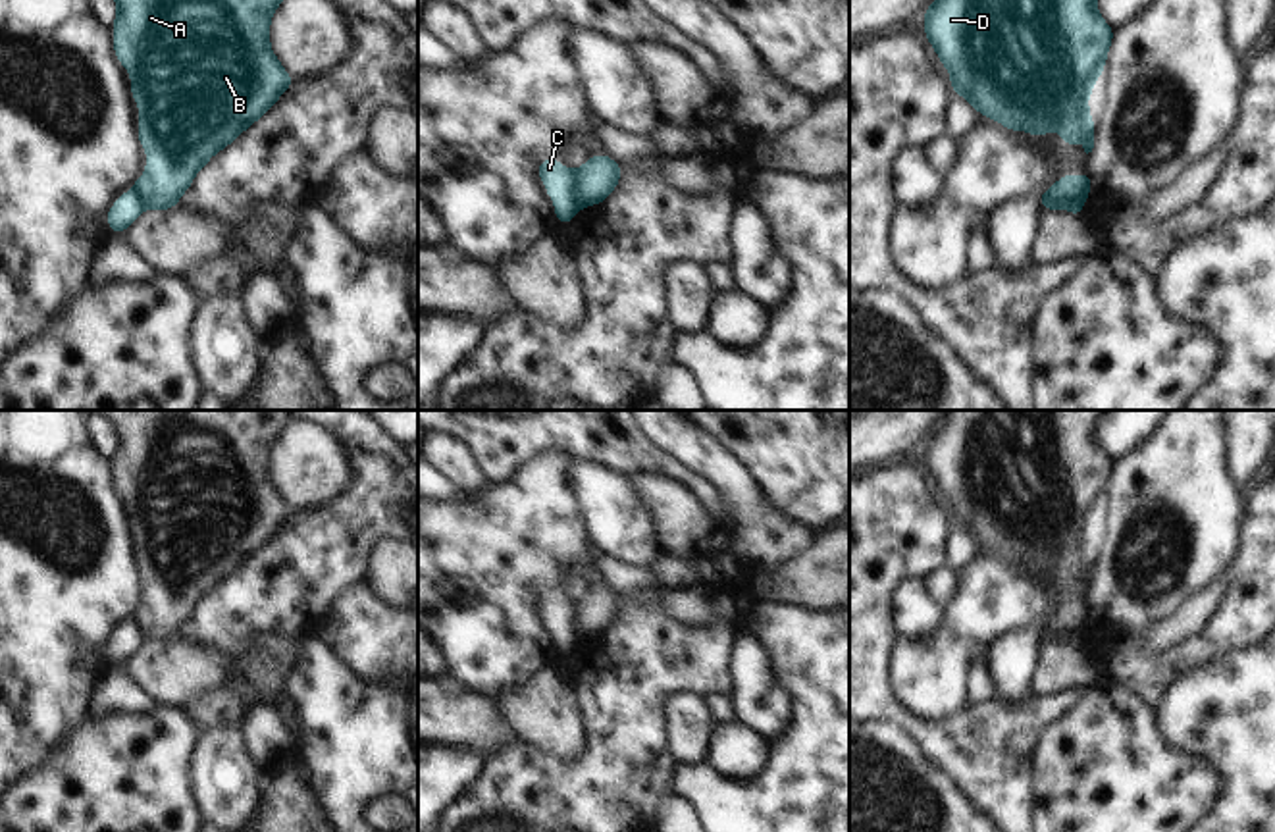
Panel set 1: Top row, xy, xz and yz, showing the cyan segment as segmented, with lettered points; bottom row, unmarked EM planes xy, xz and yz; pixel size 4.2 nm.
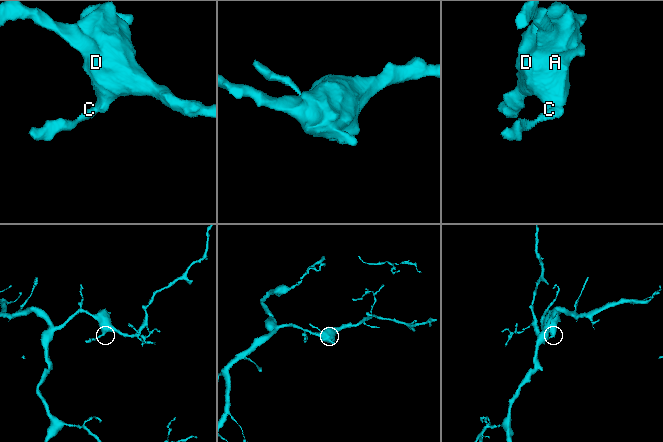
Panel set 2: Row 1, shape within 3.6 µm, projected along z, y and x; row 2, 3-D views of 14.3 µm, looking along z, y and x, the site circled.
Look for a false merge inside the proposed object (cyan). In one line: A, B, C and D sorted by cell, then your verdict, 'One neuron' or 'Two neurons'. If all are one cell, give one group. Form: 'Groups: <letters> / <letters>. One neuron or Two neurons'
Groups: A B D / C. Two neurons.

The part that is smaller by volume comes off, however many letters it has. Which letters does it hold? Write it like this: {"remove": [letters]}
{"remove": ["C"]}

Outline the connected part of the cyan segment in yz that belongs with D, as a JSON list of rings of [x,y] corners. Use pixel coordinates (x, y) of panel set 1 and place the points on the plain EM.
[[[950,410],[928,437],[923,458],[938,491],[948,499],[953,526],[967,530],[978,547],[988,545],[994,555],[1009,562],[1027,560],[1044,568],[1050,560],[1061,564],[1061,576],[1082,574],[1094,580],[1096,555],[1086,535],[1115,462],[1102,451],[1096,437],[1098,420],[1106,410]]]

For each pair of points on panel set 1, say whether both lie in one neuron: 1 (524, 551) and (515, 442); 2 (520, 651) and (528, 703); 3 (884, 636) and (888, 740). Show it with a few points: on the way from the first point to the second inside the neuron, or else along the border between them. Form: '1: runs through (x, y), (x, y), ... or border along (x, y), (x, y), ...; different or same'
1: border along (559, 453), (540, 453), (503, 482), (488, 486); different
2: border along (540, 667), (524, 682), (494, 696); different
3: border along (869, 721), (896, 723), (923, 750); different

